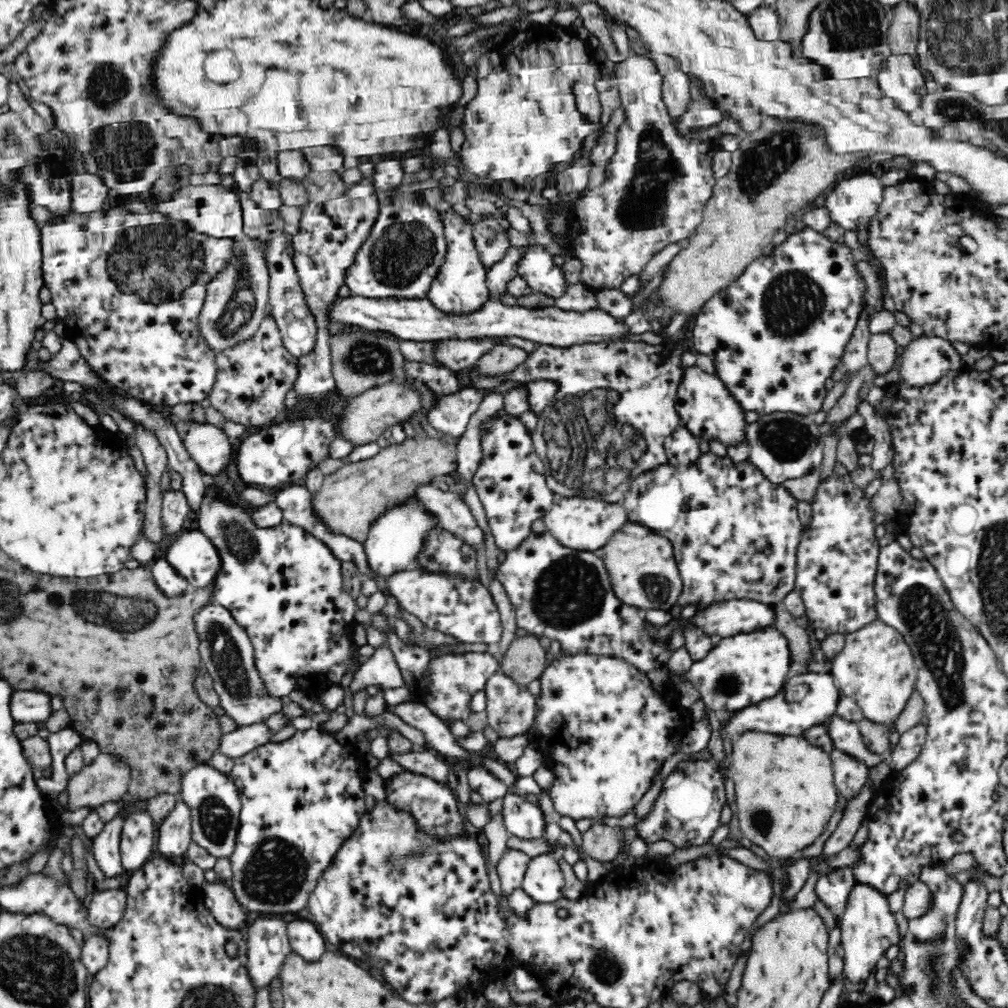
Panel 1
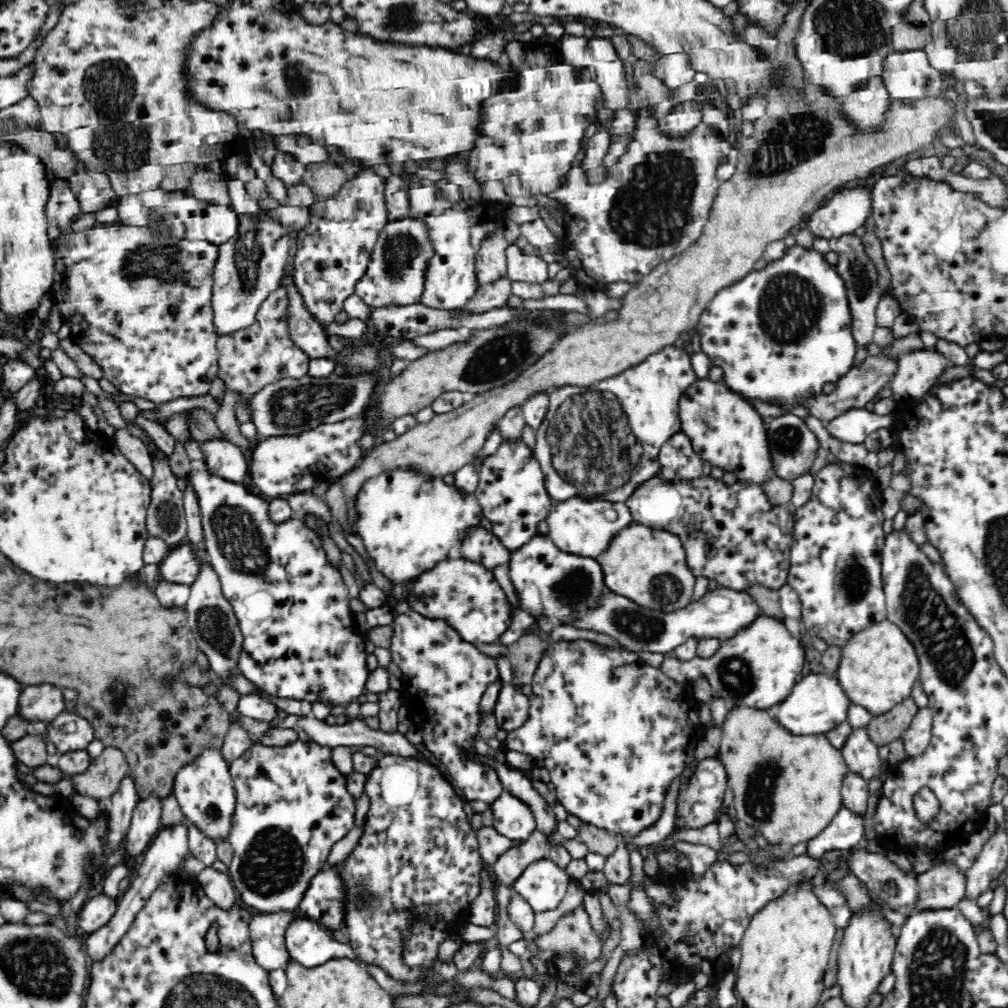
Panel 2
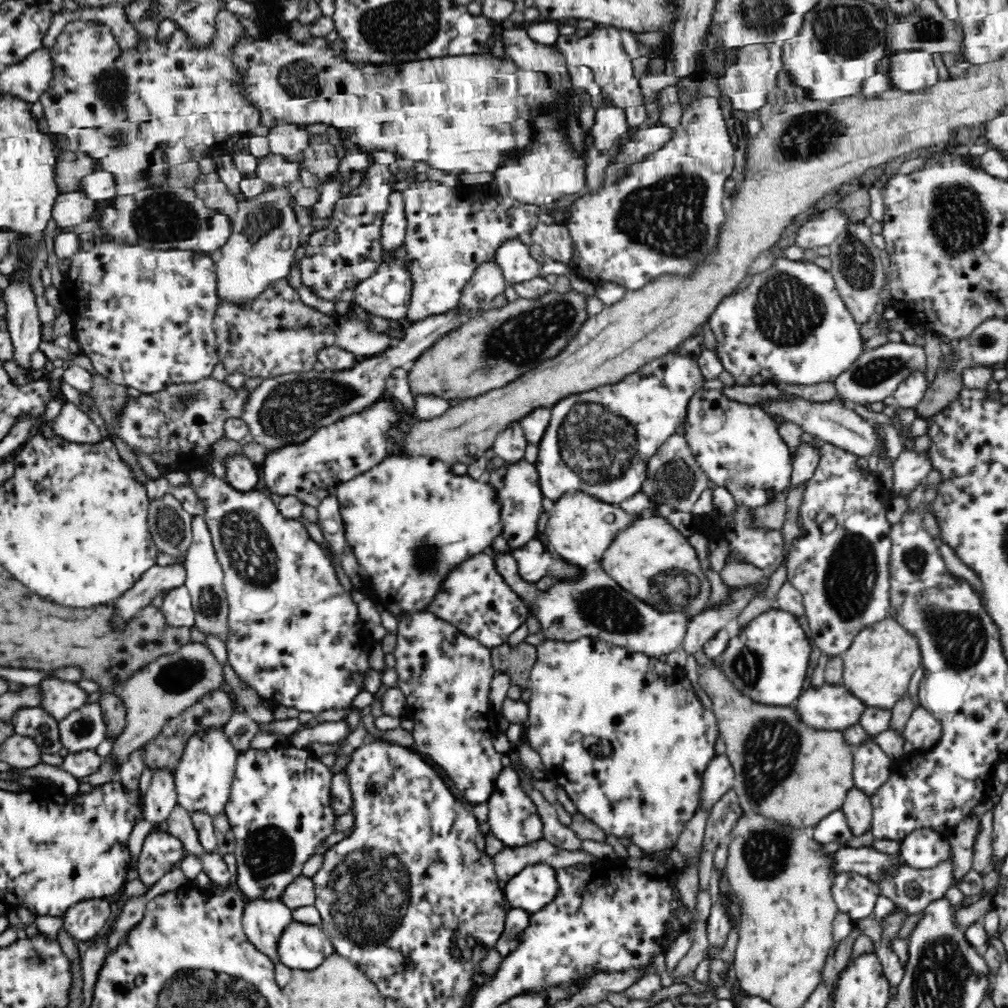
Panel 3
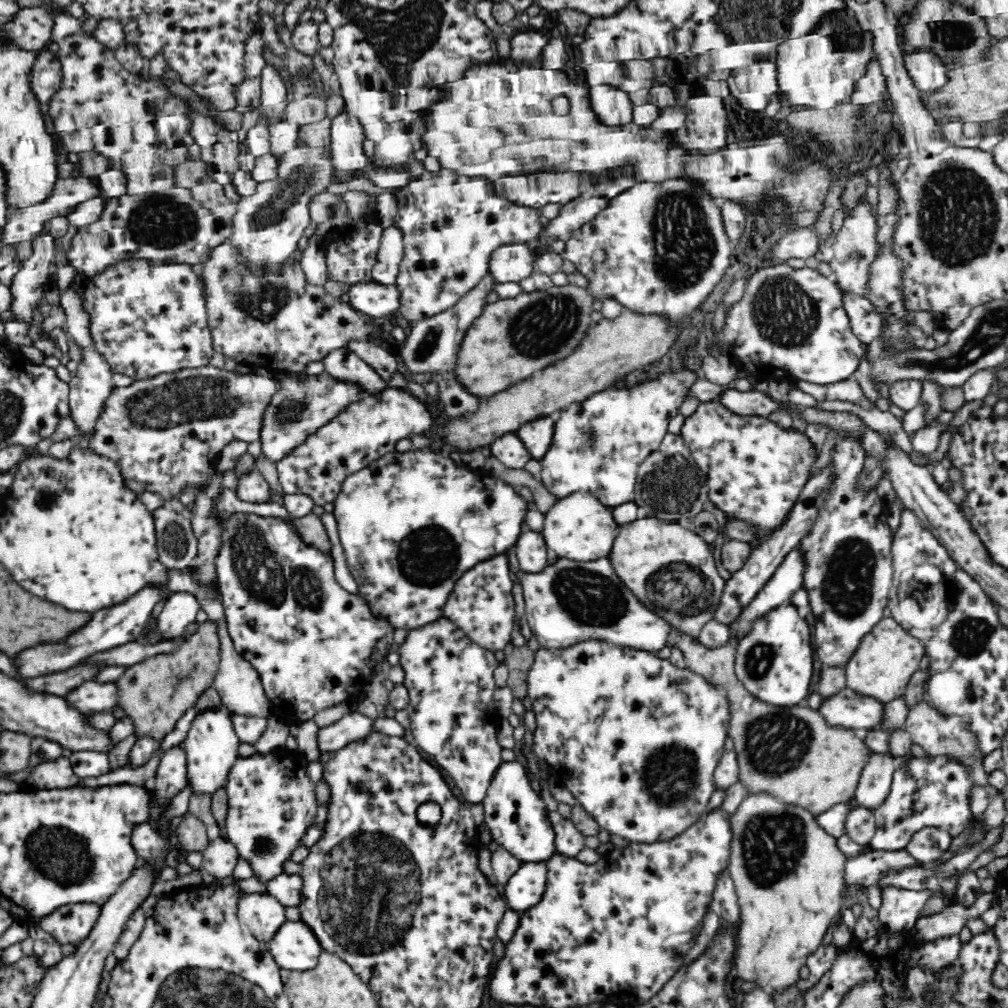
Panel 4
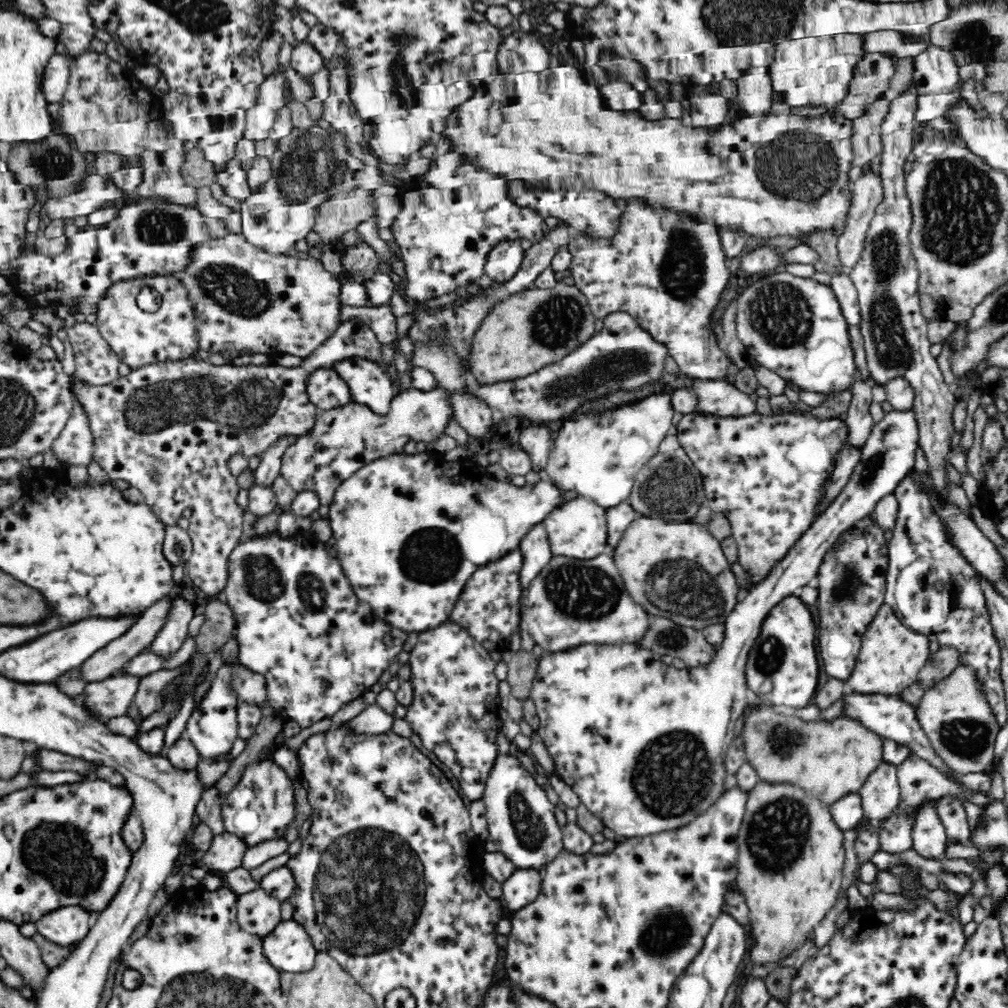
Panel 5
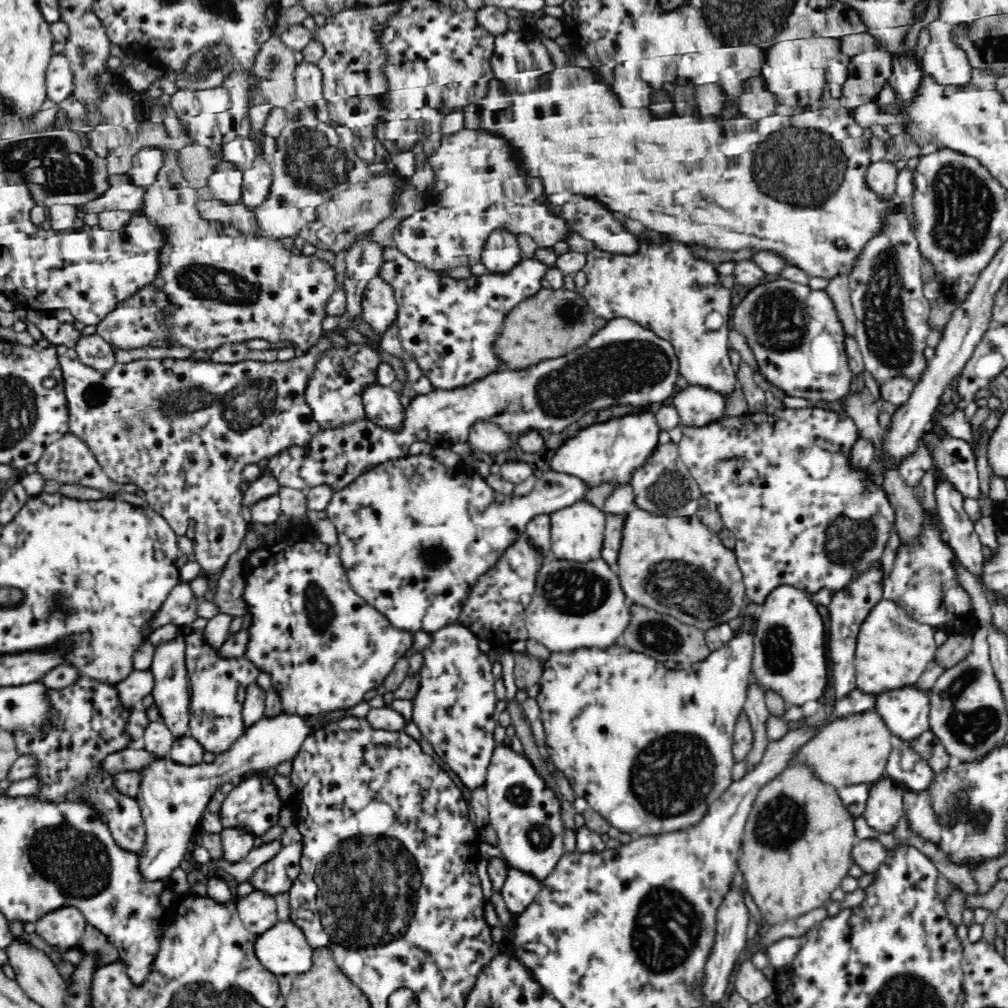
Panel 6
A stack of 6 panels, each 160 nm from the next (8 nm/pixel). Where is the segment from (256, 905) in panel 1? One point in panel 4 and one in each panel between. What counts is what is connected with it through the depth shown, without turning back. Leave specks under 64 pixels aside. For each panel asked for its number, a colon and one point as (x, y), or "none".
2: (292, 806)
3: (278, 807)
4: (271, 799)

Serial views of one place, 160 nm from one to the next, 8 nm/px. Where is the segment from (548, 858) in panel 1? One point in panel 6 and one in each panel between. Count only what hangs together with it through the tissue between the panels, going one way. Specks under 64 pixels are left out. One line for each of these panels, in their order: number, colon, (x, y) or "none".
2: (542, 885)
3: (535, 885)
4: (524, 889)
5: (522, 887)
6: (519, 890)

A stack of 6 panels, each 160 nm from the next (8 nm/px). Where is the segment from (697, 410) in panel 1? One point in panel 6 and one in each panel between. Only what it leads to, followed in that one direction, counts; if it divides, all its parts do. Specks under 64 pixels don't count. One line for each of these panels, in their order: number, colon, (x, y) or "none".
2: (725, 430)
3: (738, 446)
4: (755, 470)
5: (767, 474)
6: (783, 483)

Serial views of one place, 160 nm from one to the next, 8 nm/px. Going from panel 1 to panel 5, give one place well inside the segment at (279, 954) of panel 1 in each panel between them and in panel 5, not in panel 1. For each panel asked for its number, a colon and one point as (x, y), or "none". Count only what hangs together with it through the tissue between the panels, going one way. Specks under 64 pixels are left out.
2: (267, 930)
3: (263, 920)
4: (260, 914)
5: (258, 913)

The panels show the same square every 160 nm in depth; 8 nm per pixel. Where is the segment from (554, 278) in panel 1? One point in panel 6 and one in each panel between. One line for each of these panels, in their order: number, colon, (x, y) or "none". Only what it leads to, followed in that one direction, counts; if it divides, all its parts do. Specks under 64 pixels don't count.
2: (521, 267)
3: (514, 259)
4: (510, 263)
5: (502, 262)
6: (500, 254)

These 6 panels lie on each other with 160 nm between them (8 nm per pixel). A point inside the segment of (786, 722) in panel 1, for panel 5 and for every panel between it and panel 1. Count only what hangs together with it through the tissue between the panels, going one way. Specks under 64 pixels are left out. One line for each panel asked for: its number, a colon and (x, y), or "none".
2: (818, 704)
3: (832, 707)
4: (849, 709)
5: (893, 717)

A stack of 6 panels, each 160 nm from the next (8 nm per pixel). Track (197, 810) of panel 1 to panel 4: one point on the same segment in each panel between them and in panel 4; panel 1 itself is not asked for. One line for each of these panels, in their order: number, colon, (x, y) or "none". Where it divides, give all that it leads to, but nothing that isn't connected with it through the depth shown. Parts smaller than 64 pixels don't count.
2: (204, 788)
3: (206, 770)
4: (211, 745)

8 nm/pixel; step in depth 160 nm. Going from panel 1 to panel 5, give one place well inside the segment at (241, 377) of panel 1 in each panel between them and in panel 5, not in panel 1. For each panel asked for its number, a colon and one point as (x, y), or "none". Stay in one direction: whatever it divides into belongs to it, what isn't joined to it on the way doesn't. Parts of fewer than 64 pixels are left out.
2: (264, 352)
3: (275, 333)
4: (273, 318)
5: (246, 299)

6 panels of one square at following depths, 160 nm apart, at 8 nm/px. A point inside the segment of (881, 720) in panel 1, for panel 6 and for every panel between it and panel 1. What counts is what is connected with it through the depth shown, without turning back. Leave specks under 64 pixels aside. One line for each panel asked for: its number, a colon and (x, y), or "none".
2: (879, 666)
3: (878, 666)
4: (887, 657)
5: (892, 655)
6: (892, 650)

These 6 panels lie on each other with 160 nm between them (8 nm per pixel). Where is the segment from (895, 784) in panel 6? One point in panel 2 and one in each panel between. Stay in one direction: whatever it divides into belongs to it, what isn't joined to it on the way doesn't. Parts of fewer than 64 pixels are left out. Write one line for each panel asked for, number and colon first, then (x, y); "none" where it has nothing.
2: (861, 755)
3: (872, 767)
4: (874, 786)
5: (880, 795)

